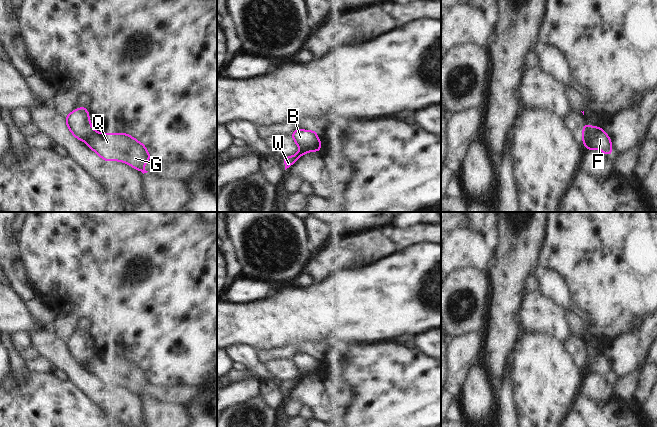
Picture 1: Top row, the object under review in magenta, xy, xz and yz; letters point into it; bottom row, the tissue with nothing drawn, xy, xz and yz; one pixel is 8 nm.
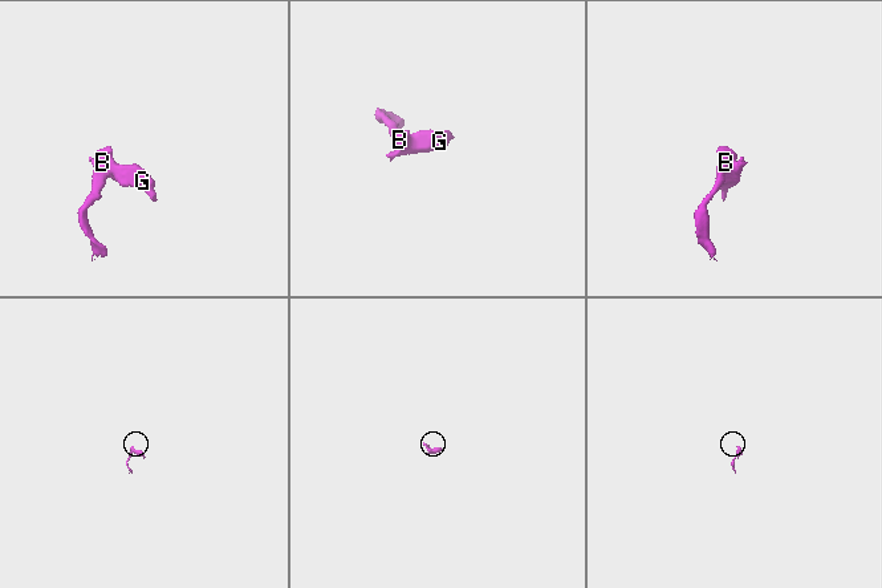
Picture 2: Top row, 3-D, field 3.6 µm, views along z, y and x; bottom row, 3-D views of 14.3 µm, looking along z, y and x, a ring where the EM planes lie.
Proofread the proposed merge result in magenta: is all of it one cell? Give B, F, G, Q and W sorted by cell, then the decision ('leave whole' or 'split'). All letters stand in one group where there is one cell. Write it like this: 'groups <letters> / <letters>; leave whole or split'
groups B / F G Q W; split

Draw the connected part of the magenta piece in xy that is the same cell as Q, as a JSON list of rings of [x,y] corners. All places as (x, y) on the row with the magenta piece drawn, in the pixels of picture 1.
[[[95,129],[89,132],[85,139],[86,145],[96,152],[104,161],[120,161],[126,163],[143,174],[147,173],[144,166],[151,159],[145,145],[127,133],[100,133]]]

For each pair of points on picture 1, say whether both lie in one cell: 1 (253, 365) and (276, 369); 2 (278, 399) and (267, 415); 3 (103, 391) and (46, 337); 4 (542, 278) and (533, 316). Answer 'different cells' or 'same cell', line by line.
1: different cells
2: different cells
3: same cell
4: different cells

